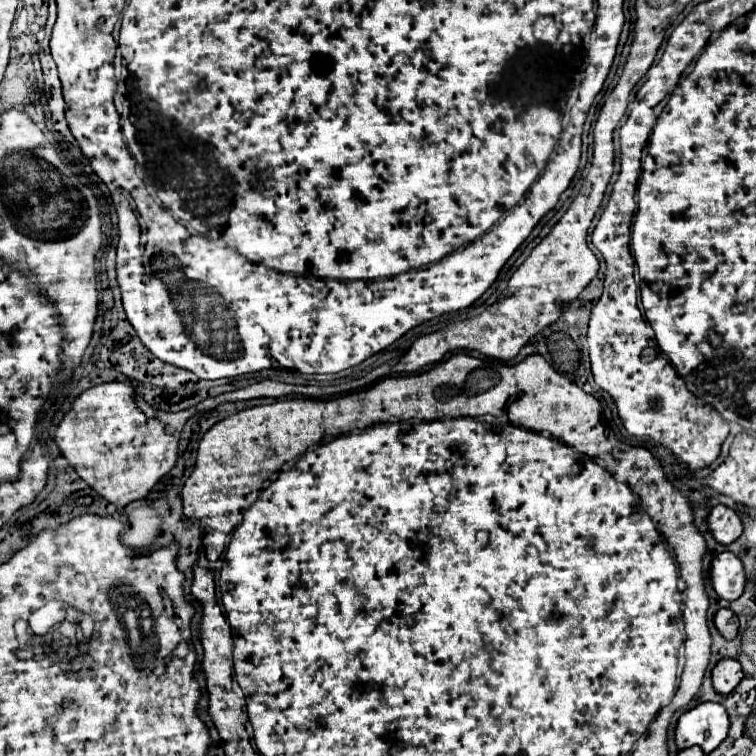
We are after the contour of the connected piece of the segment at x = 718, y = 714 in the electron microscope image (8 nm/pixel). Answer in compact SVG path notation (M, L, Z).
M699 703L679 717L675 727L675 743L679 749L699 745L709 755L729 731L729 717L719 703Z

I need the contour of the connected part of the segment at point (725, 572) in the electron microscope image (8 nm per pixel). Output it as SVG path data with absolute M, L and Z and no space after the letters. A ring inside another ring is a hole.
M723 551L713 559L709 569L709 579L717 595L725 601L735 601L743 593L743 585L745 585L743 565L729 551Z

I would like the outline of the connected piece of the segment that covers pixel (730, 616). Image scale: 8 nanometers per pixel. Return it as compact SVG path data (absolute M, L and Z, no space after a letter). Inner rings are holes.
M719 609L715 615L715 627L719 629L719 633L725 639L735 639L737 637L737 629L739 629L739 619L731 609Z

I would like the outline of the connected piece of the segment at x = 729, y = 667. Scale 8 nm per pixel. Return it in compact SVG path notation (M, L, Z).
M721 659L711 671L713 689L719 695L729 695L737 687L741 677L743 677L741 665L737 661L733 661L733 659Z

